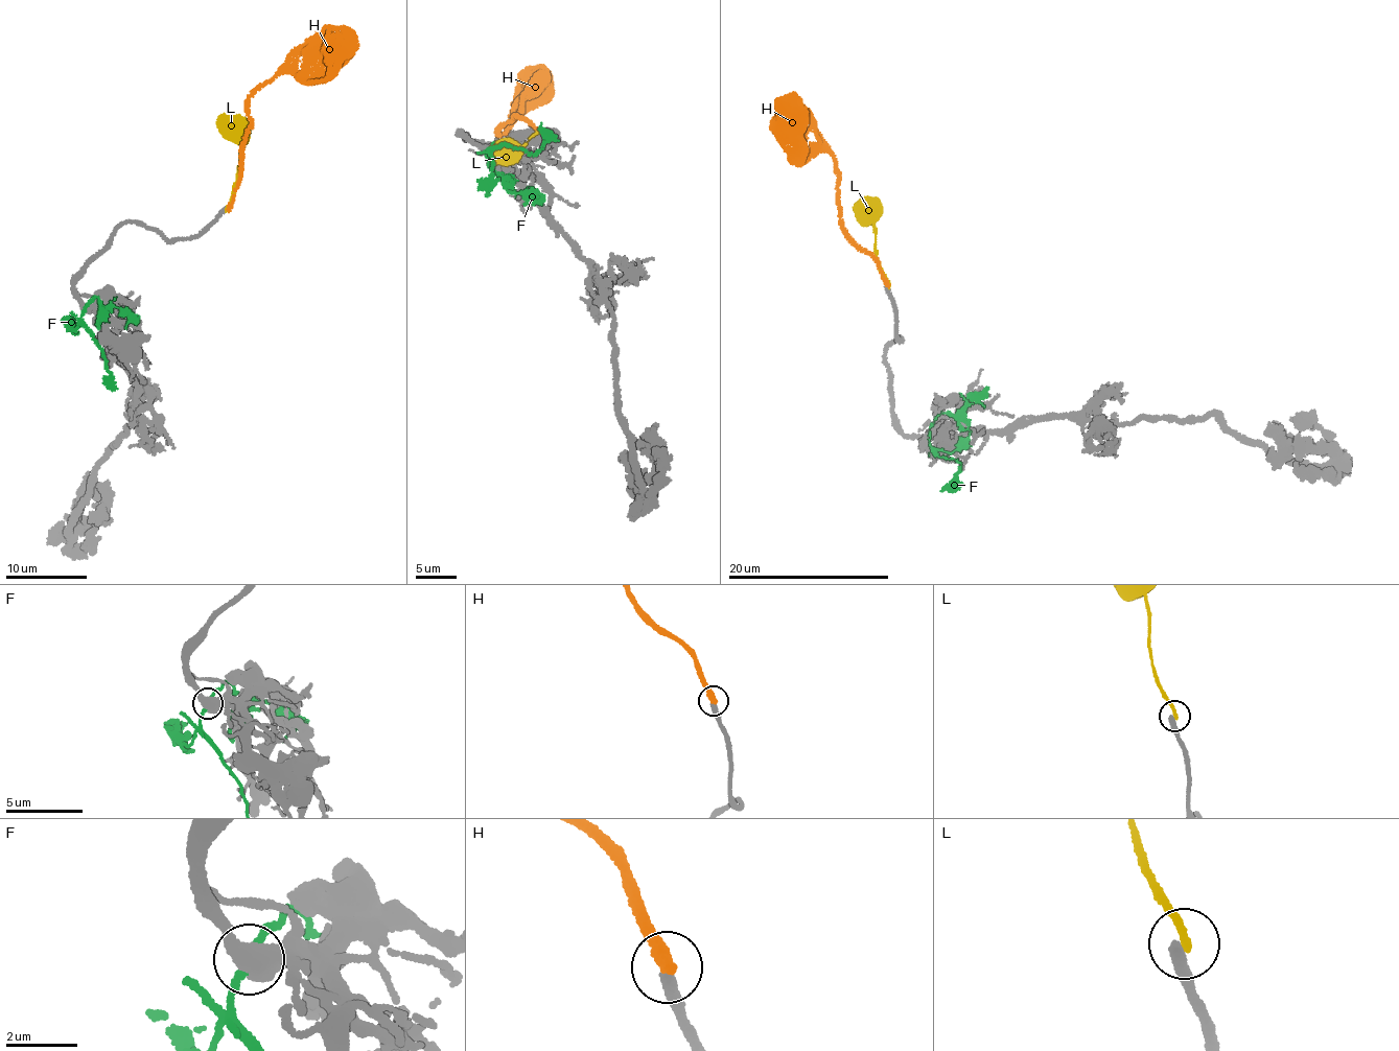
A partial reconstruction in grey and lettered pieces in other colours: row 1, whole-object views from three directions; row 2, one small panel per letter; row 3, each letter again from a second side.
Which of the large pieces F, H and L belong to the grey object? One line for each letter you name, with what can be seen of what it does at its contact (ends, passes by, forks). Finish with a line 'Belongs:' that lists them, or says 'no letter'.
H: it ends
Belongs: H

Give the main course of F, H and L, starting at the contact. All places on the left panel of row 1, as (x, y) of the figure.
F: (86, 308), (80, 320), (92, 333), (105, 361), (111, 377), (106, 379)
H: (227, 209), (242, 167), (241, 153), (250, 127), (247, 96), (283, 70), (299, 73), (330, 48), (357, 41)
L: (226, 210), (236, 180), (241, 144), (224, 124), (220, 115)

